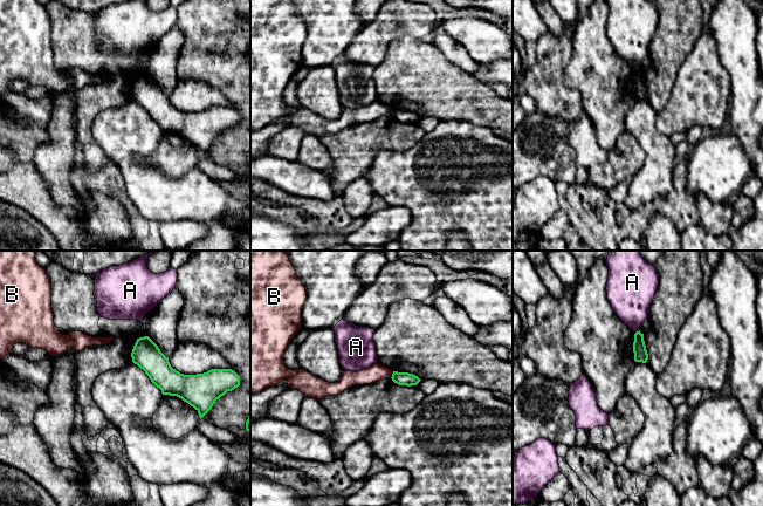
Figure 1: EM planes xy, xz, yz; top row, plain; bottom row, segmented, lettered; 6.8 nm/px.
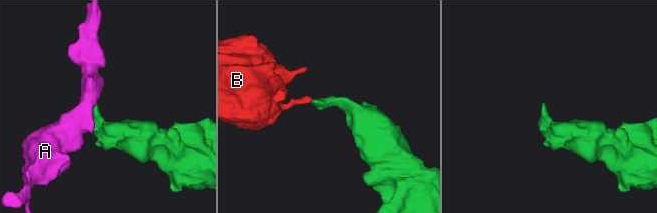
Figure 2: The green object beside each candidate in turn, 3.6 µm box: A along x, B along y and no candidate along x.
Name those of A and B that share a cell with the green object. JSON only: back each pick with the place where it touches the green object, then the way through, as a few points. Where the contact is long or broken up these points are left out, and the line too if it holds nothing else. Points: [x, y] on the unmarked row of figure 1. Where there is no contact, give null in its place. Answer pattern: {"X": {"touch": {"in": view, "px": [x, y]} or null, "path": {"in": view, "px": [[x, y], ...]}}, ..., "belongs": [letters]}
{"belongs": []}

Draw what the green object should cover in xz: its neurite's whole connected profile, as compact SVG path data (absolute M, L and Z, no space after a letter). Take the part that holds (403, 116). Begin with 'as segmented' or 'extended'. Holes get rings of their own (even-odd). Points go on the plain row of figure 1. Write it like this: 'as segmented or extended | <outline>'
as segmented | M393 109L392 111L392 118L399 123L417 123L421 117L413 112L413 111L408 111L408 110L398 110L398 109Z

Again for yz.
as segmented | M640 68L634 71L633 90L635 100L647 100L648 91L644 78L644 71L641 71Z

